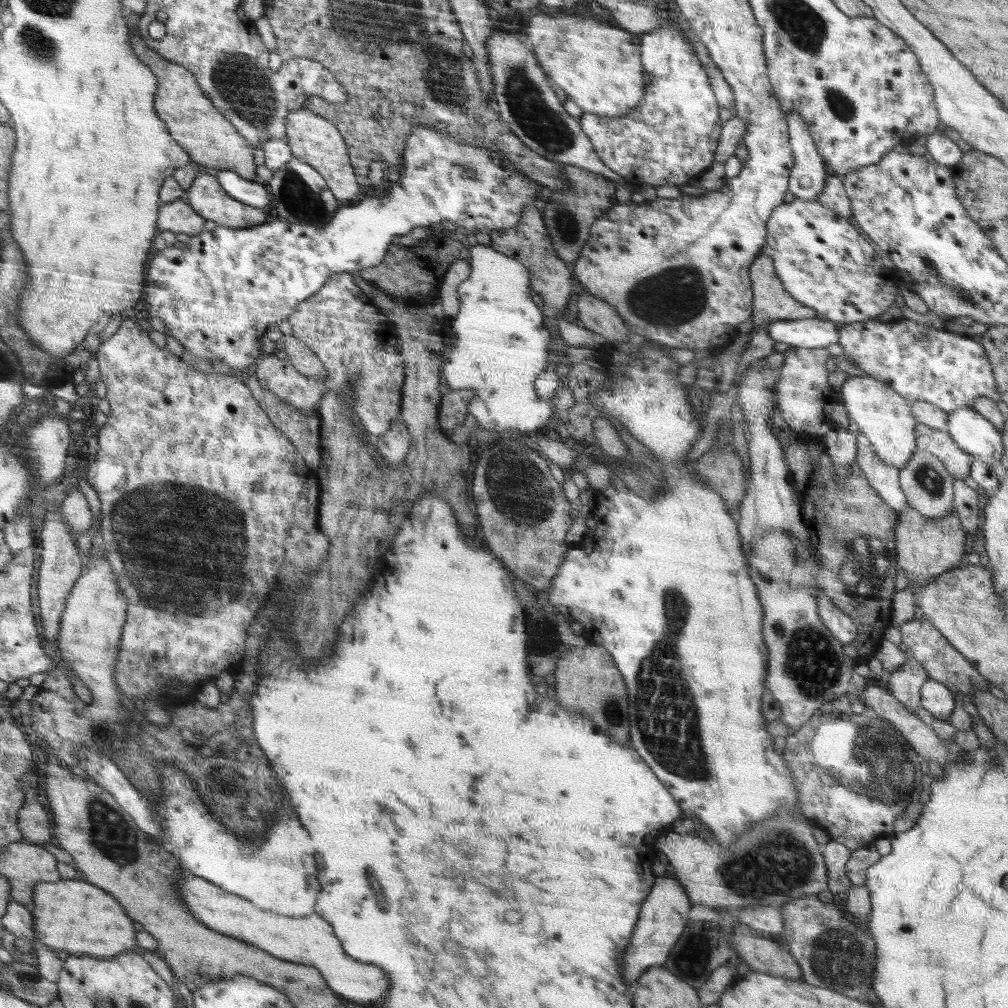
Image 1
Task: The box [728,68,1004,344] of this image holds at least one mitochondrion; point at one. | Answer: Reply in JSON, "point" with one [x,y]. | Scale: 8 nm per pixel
{"point":[930,264]}

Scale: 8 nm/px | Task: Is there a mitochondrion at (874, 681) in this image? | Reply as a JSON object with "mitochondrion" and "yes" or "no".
{"mitochondrion":"no"}

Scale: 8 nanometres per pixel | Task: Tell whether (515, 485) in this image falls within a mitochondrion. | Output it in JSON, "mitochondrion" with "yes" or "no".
{"mitochondrion":"yes"}

